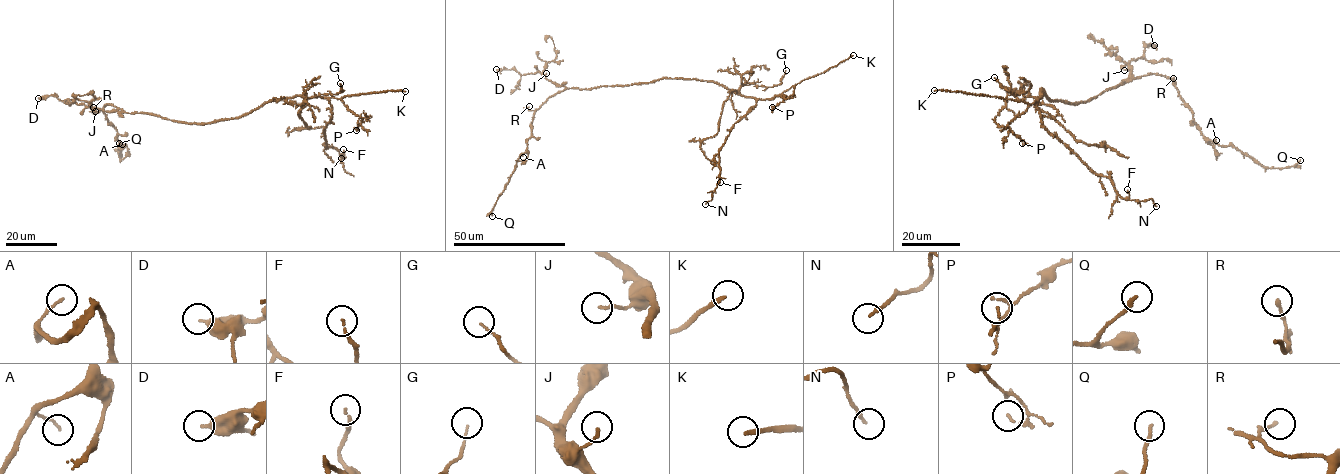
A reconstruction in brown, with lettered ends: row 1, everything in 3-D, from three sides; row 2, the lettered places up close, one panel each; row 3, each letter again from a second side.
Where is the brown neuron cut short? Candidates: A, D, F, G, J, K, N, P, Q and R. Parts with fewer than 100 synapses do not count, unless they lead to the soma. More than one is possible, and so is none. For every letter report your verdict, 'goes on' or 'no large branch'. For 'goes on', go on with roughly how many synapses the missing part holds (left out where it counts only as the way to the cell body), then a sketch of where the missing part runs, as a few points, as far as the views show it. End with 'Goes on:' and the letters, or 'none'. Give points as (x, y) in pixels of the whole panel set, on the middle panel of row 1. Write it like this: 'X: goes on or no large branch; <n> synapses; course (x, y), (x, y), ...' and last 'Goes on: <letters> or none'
A: no large branch
D: no large branch
F: no large branch
G: no large branch
J: no large branch
K: goes on
N: no large branch
P: no large branch
Q: no large branch
R: no large branch
Goes on: K

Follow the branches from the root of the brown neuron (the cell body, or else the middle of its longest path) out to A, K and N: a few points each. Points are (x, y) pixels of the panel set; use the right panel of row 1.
A: (1074, 104), (1141, 76), (1160, 74), (1173, 82), (1203, 137), (1211, 144), (1216, 140)
K: (1074, 104), (1051, 101), (1041, 89), (1040, 97), (1029, 105), (1000, 97), (934, 90)
N: (1074, 104), (1040, 90), (1046, 130), (1109, 177), (1122, 198), (1156, 206)

